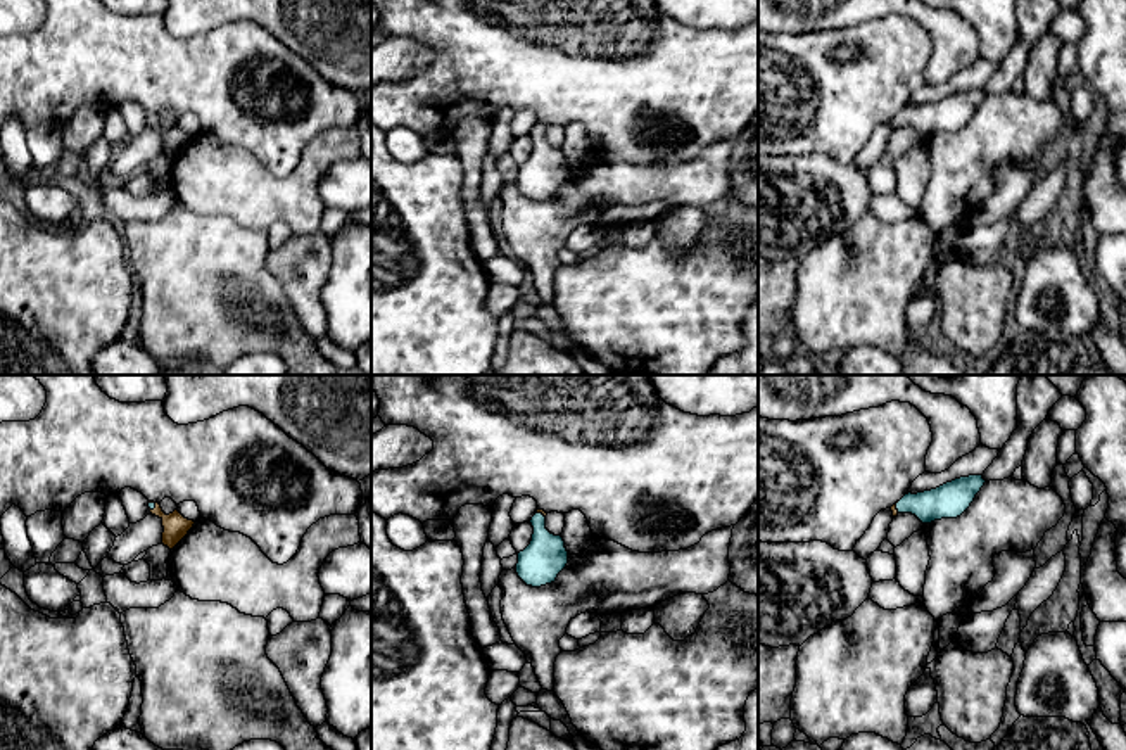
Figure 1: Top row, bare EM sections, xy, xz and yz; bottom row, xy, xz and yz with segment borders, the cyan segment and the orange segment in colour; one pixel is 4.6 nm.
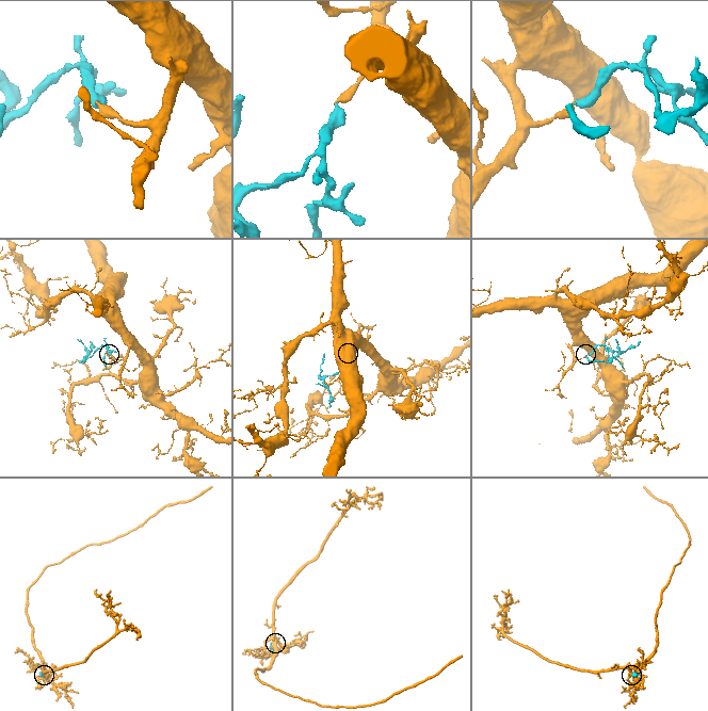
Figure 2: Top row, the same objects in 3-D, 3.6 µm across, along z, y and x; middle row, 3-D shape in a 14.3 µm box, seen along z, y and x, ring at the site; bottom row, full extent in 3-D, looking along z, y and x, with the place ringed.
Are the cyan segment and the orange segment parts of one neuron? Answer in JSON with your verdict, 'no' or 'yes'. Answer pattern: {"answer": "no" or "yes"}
{"answer": "yes"}

